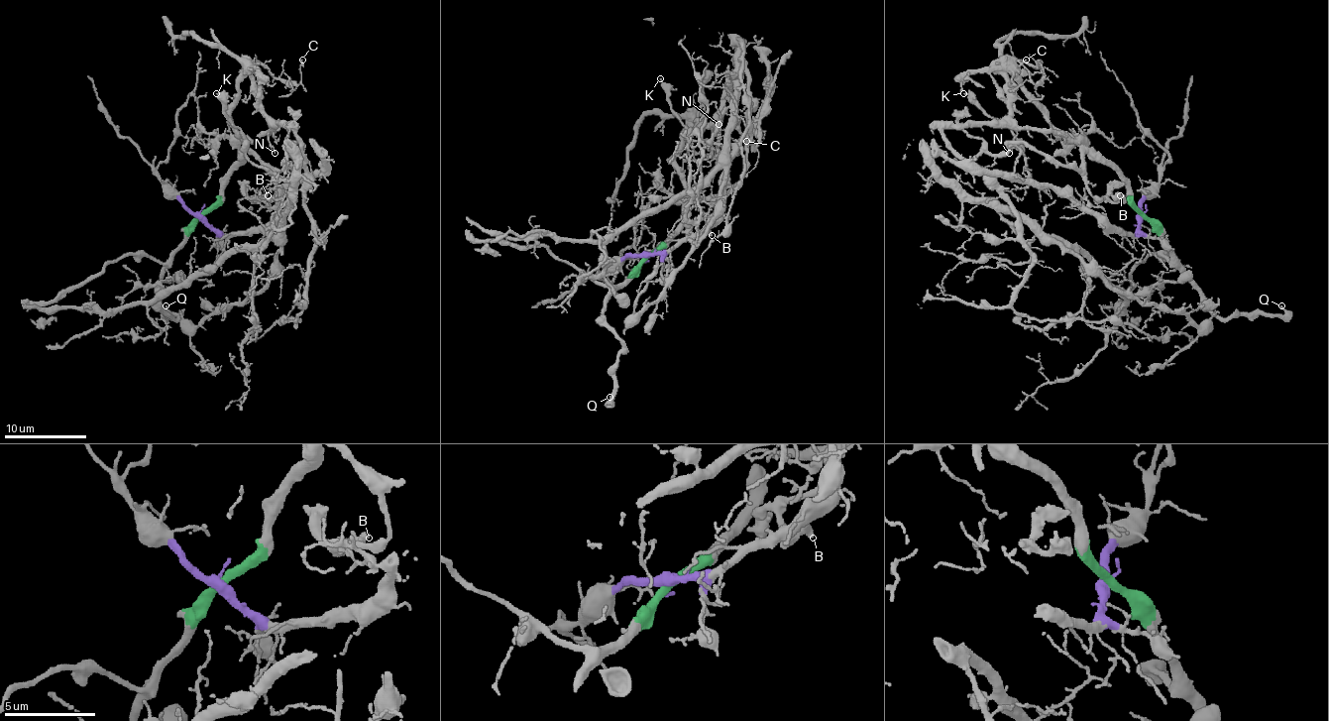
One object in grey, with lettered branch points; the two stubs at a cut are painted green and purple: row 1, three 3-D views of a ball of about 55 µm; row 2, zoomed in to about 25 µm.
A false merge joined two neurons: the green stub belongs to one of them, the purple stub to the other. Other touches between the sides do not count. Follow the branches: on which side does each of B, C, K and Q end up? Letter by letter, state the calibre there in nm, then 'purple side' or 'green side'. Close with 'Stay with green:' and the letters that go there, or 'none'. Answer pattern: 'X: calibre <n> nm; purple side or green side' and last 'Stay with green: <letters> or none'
B: calibre 440 nm; green side
C: calibre 90 nm; green side
K: calibre 200 nm; purple side
Q: calibre 200 nm; green side
Stay with green: B, C, Q

